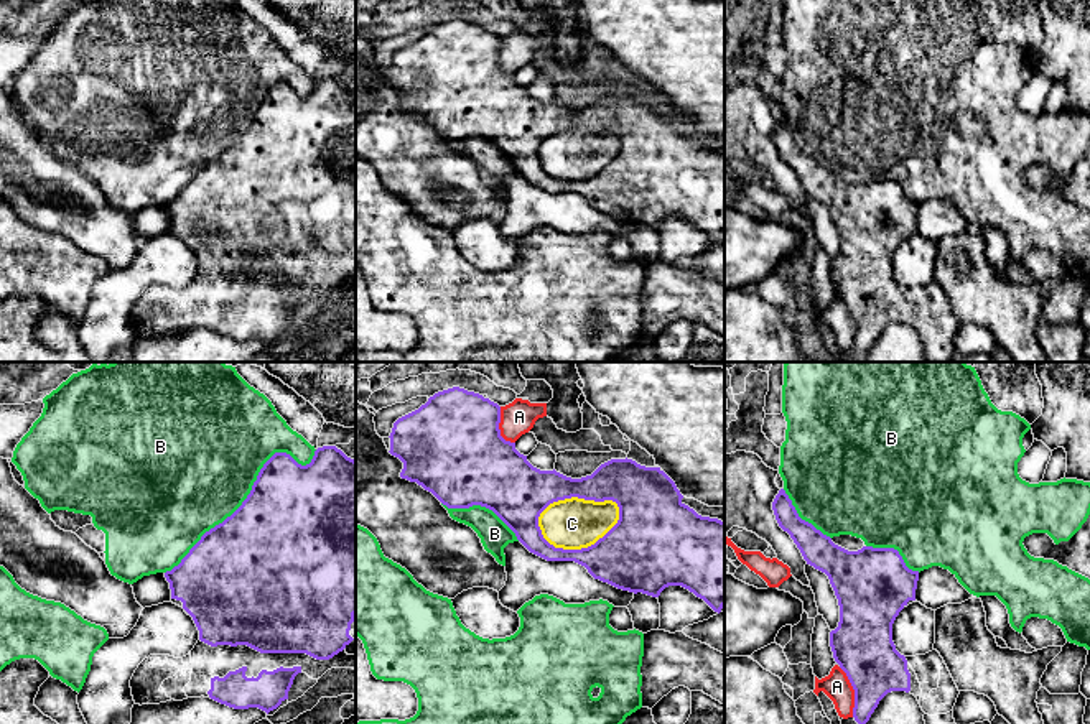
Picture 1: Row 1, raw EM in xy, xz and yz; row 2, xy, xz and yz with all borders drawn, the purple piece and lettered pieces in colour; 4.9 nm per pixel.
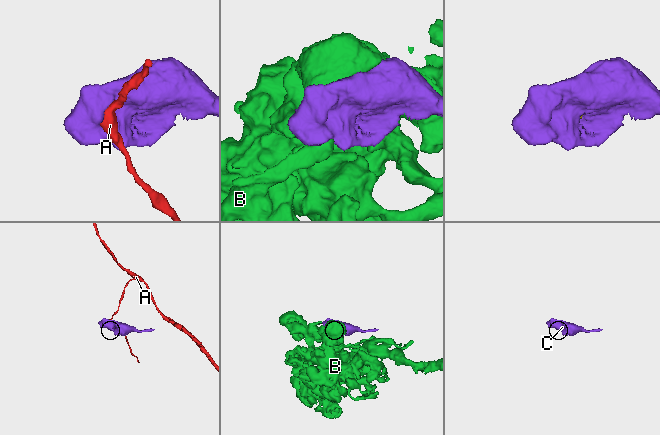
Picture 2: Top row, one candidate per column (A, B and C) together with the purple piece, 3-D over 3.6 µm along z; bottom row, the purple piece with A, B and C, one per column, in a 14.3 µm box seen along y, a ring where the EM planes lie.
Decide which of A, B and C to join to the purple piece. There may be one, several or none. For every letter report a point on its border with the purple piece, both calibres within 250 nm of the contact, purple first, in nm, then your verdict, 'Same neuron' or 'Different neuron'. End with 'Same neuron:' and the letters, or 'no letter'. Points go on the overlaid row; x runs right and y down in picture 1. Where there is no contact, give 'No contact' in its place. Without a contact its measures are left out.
A: Touches purple at yz (855, 691). Thickness 300 nm (purple) against 140 nm. Different neuron
B: Touches purple at xy (247, 496). Thickness 500 nm (purple) against 500 nm. Different neuron
C: Touches purple at xz (573, 496). Thickness 280 nm (purple) against 260 nm. Different neuron
Same neuron: no letter

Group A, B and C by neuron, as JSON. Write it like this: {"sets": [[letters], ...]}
{"sets": [["A"], ["B", "C"]]}

